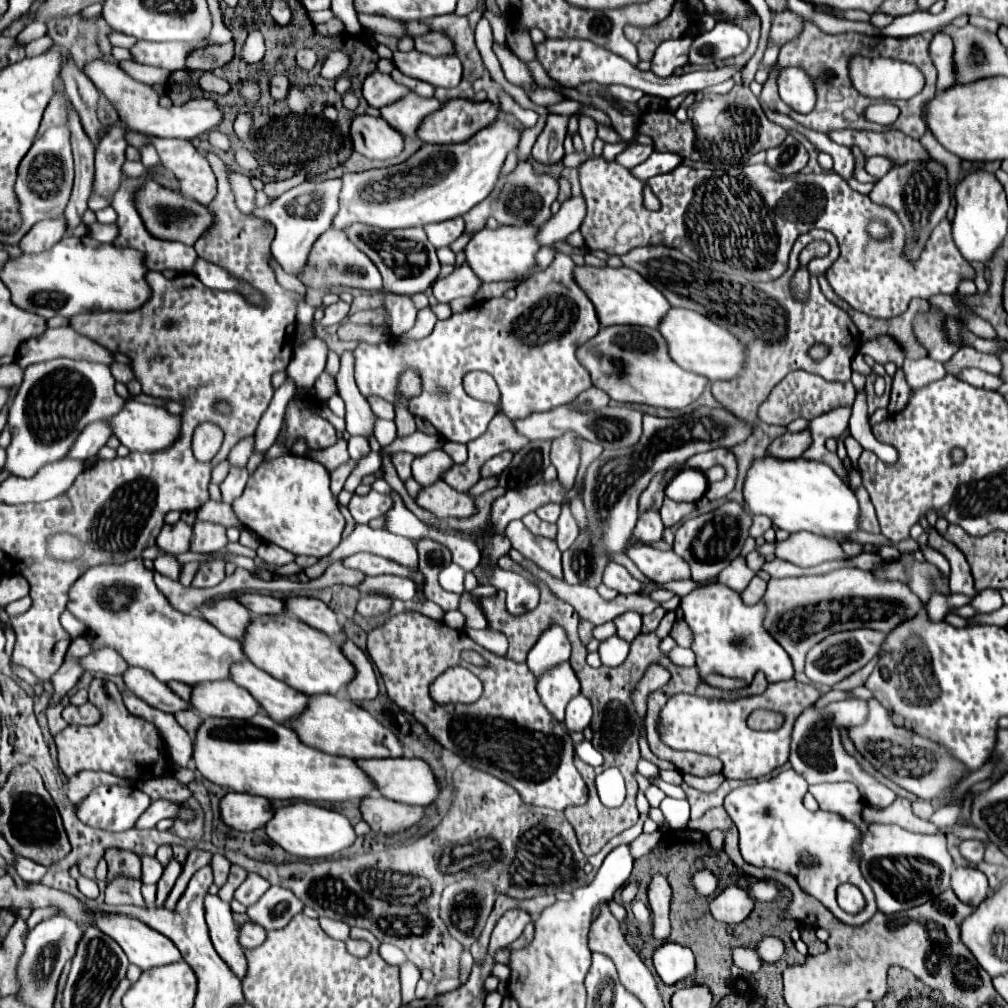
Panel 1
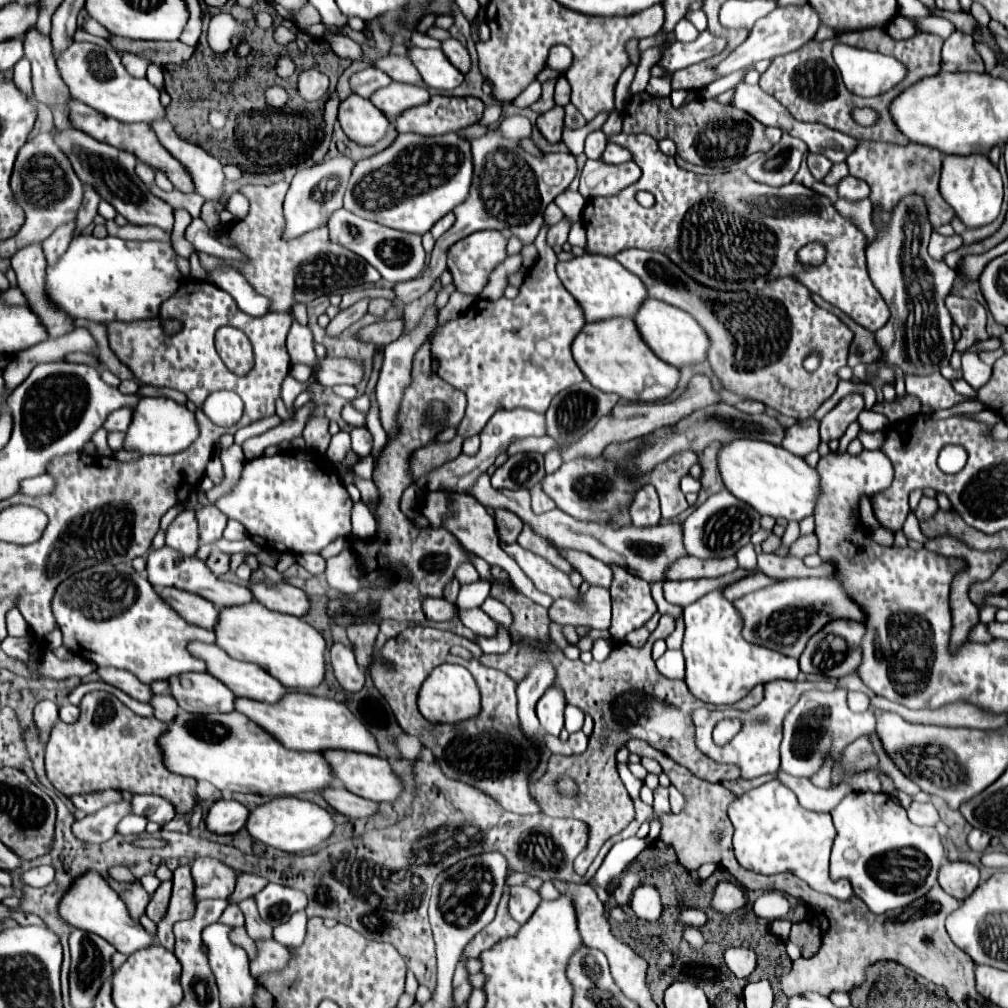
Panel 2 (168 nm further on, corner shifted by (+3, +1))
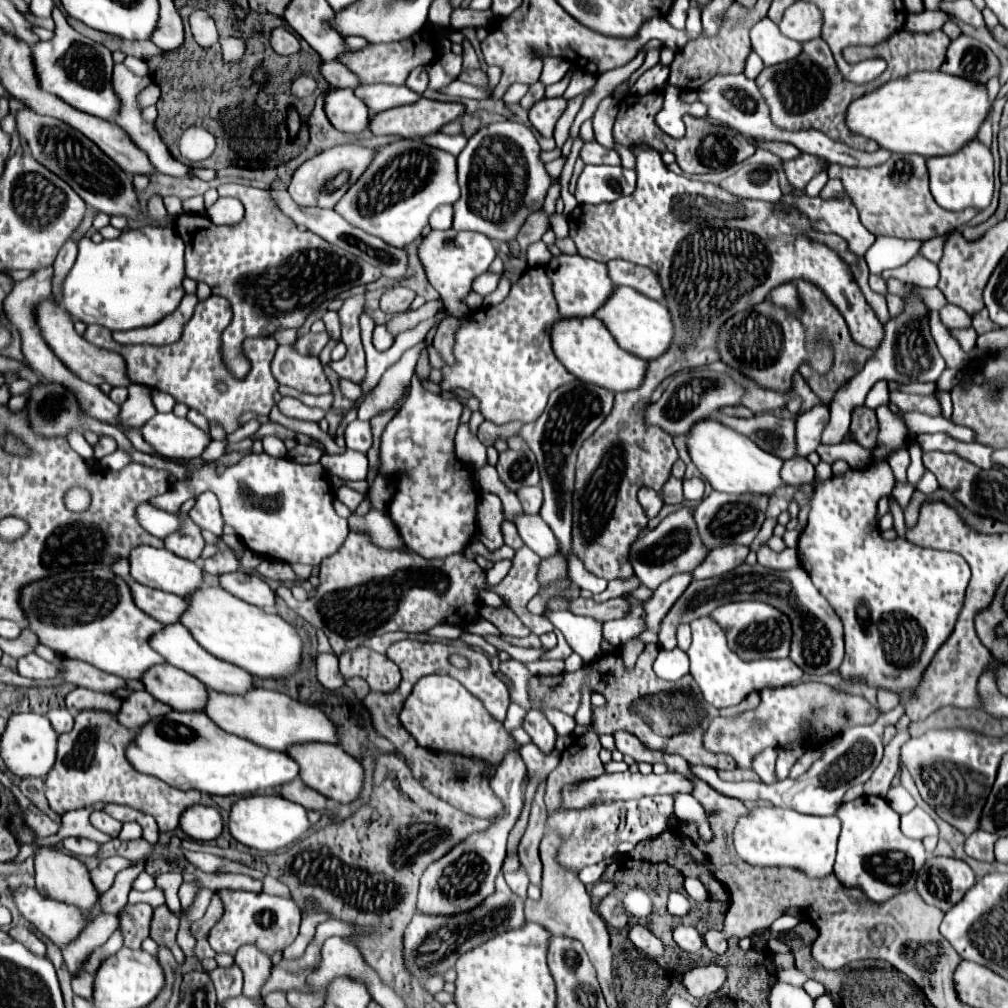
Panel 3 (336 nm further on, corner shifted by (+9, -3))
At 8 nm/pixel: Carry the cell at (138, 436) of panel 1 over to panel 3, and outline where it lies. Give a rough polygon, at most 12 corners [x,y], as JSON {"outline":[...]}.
{"outline":[[157,413],[139,431],[167,459],[199,457],[211,437],[189,419]]}

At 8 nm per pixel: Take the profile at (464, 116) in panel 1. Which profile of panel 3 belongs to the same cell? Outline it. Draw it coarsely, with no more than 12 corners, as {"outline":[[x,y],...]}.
{"outline":[[421,97],[377,113],[375,135],[427,137],[465,115],[461,103]]}

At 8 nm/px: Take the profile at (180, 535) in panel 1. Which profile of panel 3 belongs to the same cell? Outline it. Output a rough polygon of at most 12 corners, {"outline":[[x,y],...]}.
{"outline":[[187,515],[181,529],[165,537],[165,549],[197,561],[205,541]]}

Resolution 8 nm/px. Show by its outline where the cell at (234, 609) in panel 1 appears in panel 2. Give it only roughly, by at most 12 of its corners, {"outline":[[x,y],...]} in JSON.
{"outline":[[165,587],[159,595],[191,625],[213,629],[219,609],[195,593]]}

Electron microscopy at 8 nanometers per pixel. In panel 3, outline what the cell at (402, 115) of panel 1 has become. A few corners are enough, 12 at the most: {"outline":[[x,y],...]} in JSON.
{"outline":[[359,85],[369,115],[411,105],[419,95],[405,85]]}

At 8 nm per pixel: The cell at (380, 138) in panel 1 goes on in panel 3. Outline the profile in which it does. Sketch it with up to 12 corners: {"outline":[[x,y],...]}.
{"outline":[[333,89],[325,97],[331,125],[359,135],[369,129],[365,103],[353,89]]}

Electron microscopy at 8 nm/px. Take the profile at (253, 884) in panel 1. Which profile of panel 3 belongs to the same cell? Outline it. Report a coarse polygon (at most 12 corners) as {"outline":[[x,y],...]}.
{"outline":[[241,947],[235,963],[245,975],[243,995],[261,997],[259,989],[273,967],[271,957]]}

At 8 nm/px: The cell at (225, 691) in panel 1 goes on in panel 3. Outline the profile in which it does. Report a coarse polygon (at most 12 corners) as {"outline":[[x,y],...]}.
{"outline":[[173,665],[151,667],[145,691],[175,711],[203,711],[209,689]]}

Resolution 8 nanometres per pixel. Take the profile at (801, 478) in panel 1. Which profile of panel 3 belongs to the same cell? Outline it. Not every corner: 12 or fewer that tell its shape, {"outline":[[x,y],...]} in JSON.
{"outline":[[715,419],[687,447],[717,491],[771,499],[781,459]]}

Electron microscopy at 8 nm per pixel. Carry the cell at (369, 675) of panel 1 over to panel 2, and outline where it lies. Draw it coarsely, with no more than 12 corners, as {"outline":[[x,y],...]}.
{"outline":[[335,643],[329,651],[339,685],[361,691],[365,675],[351,647]]}

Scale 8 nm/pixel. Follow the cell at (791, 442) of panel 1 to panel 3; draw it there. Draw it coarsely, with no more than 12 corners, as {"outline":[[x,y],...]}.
{"outline":[[815,405],[797,417],[797,457],[821,443],[829,407]]}

